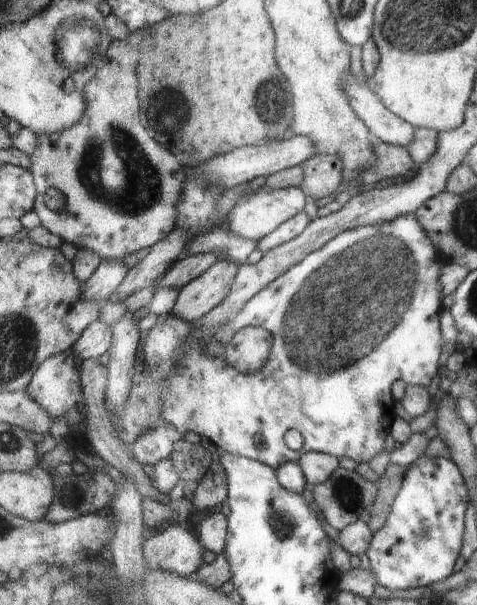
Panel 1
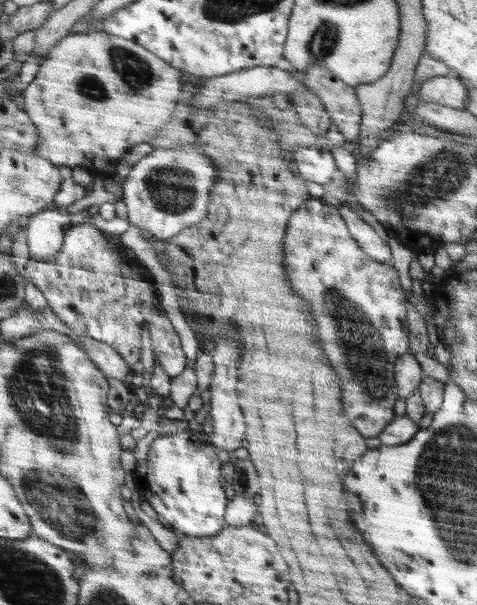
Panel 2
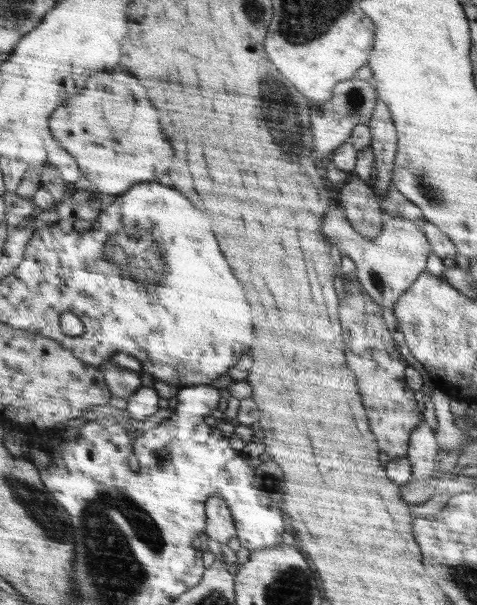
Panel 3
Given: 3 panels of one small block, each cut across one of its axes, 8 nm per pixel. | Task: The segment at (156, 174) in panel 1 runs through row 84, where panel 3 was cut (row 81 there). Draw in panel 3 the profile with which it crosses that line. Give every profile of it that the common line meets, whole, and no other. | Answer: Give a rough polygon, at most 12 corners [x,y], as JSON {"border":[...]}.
{"border":[[98,72],[50,116],[98,193],[170,170],[132,74]]}

